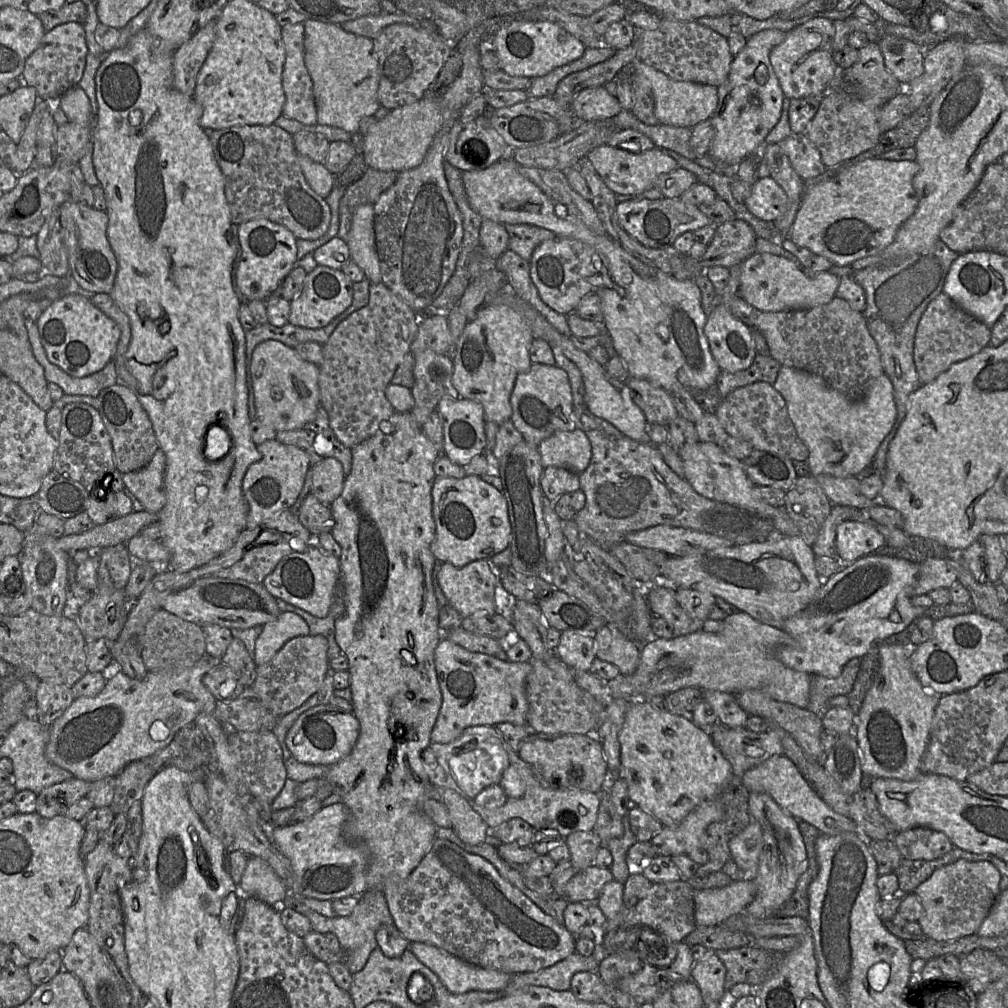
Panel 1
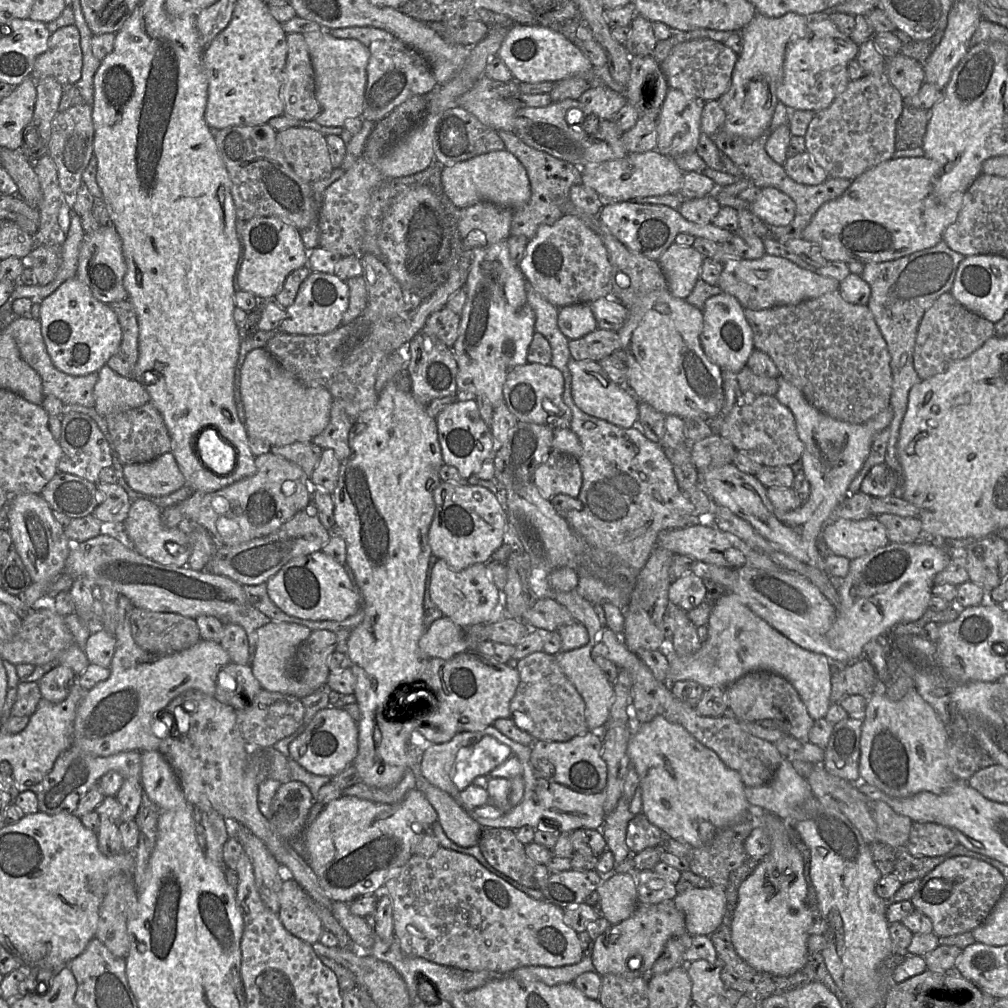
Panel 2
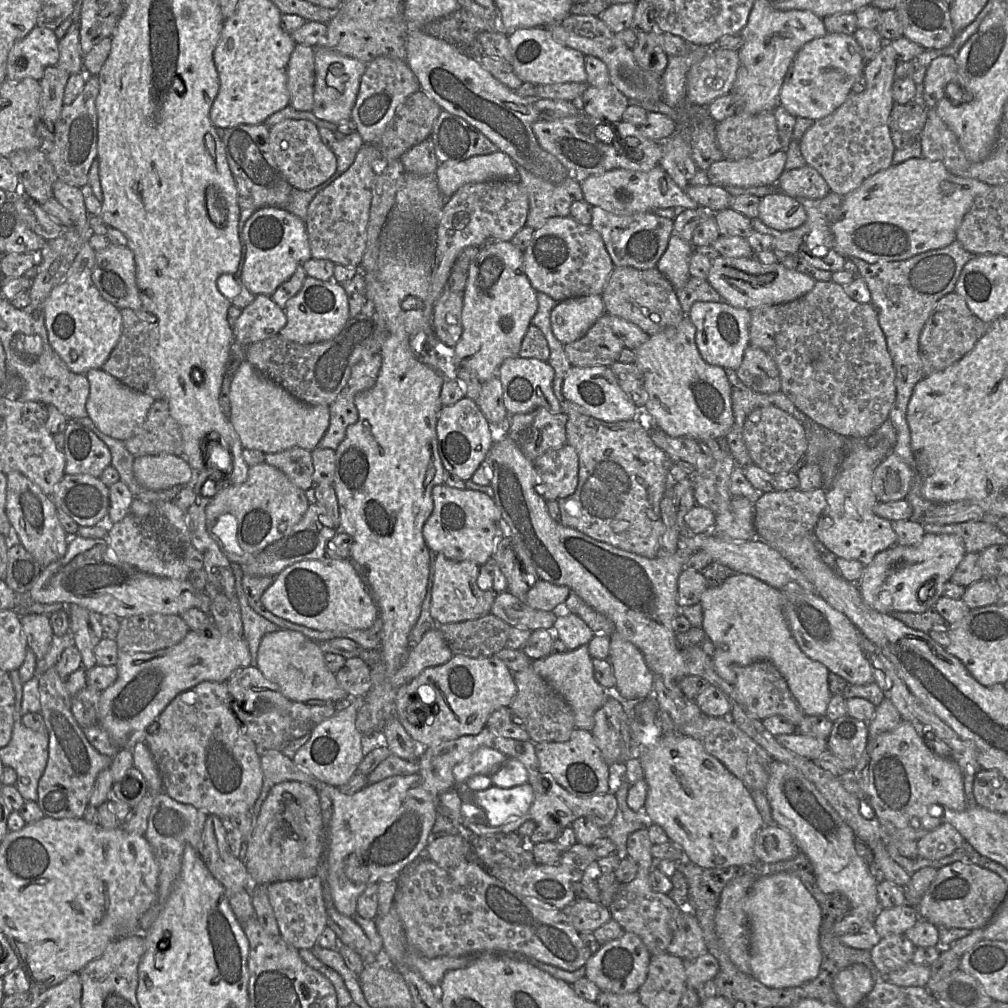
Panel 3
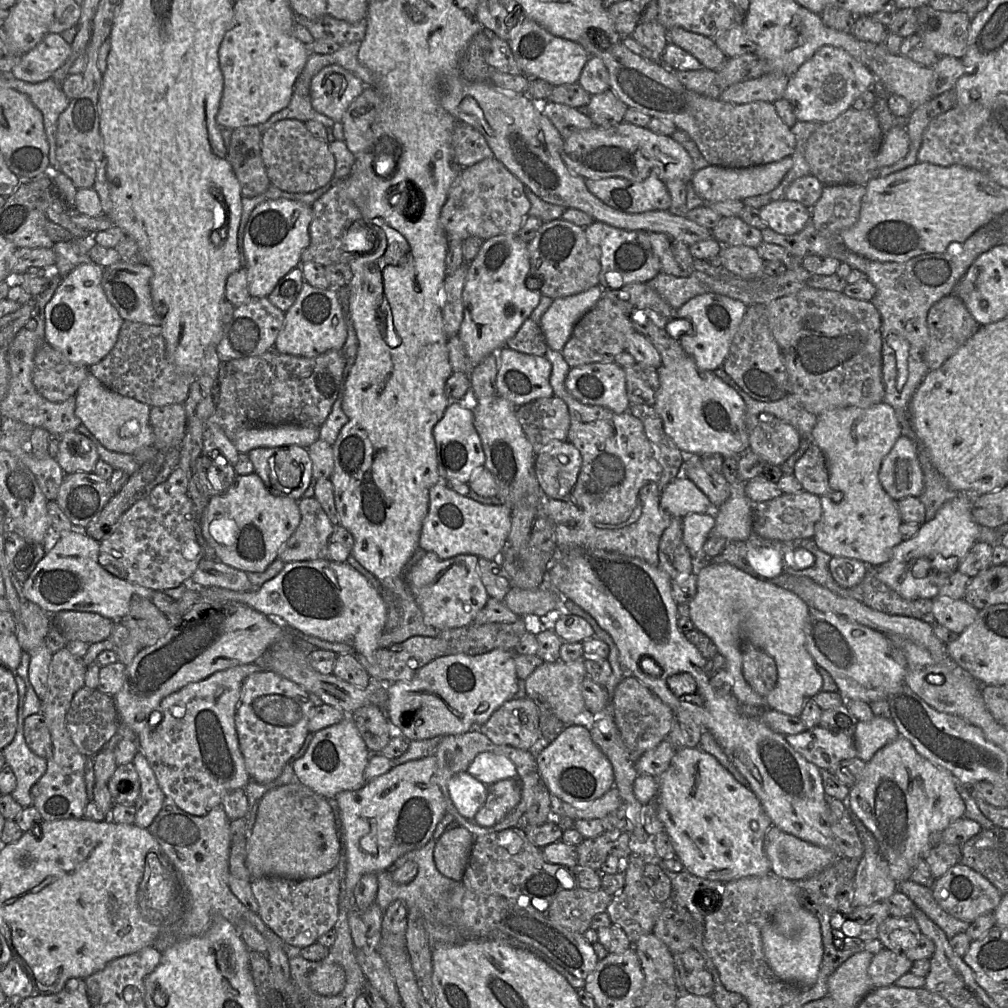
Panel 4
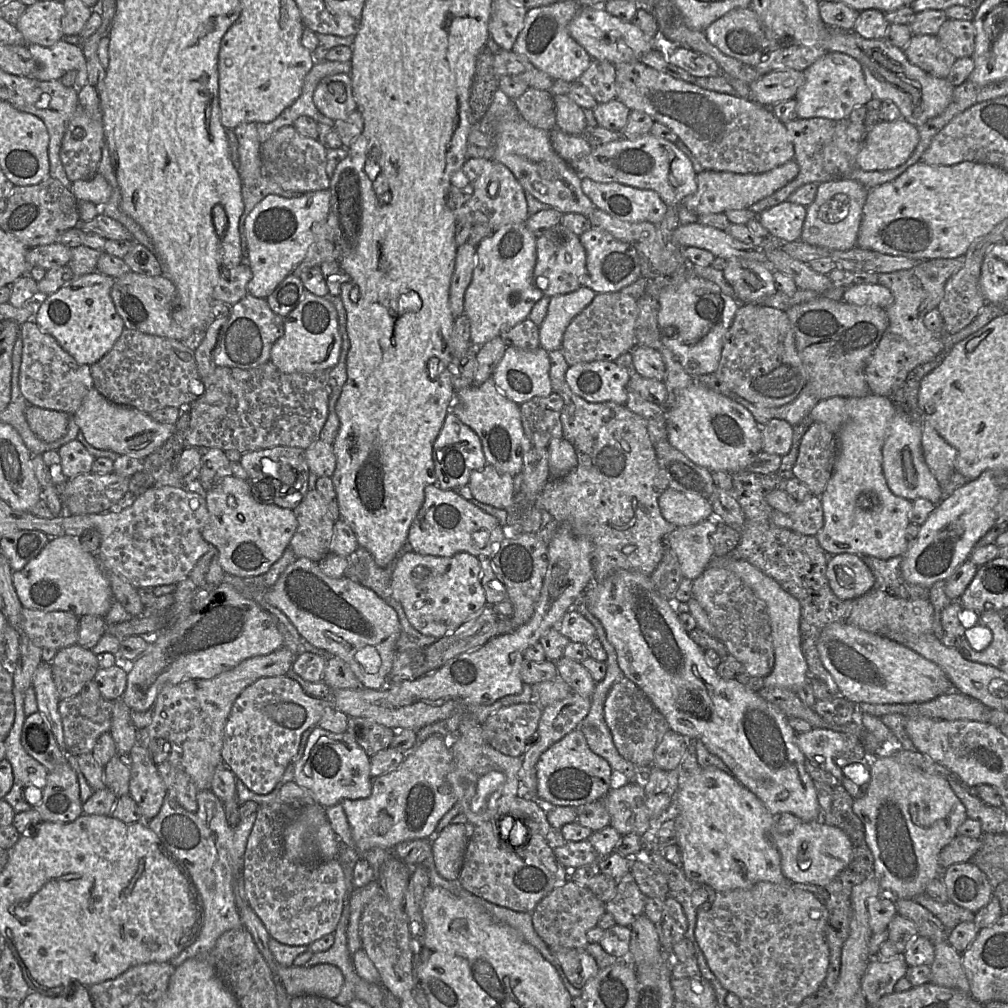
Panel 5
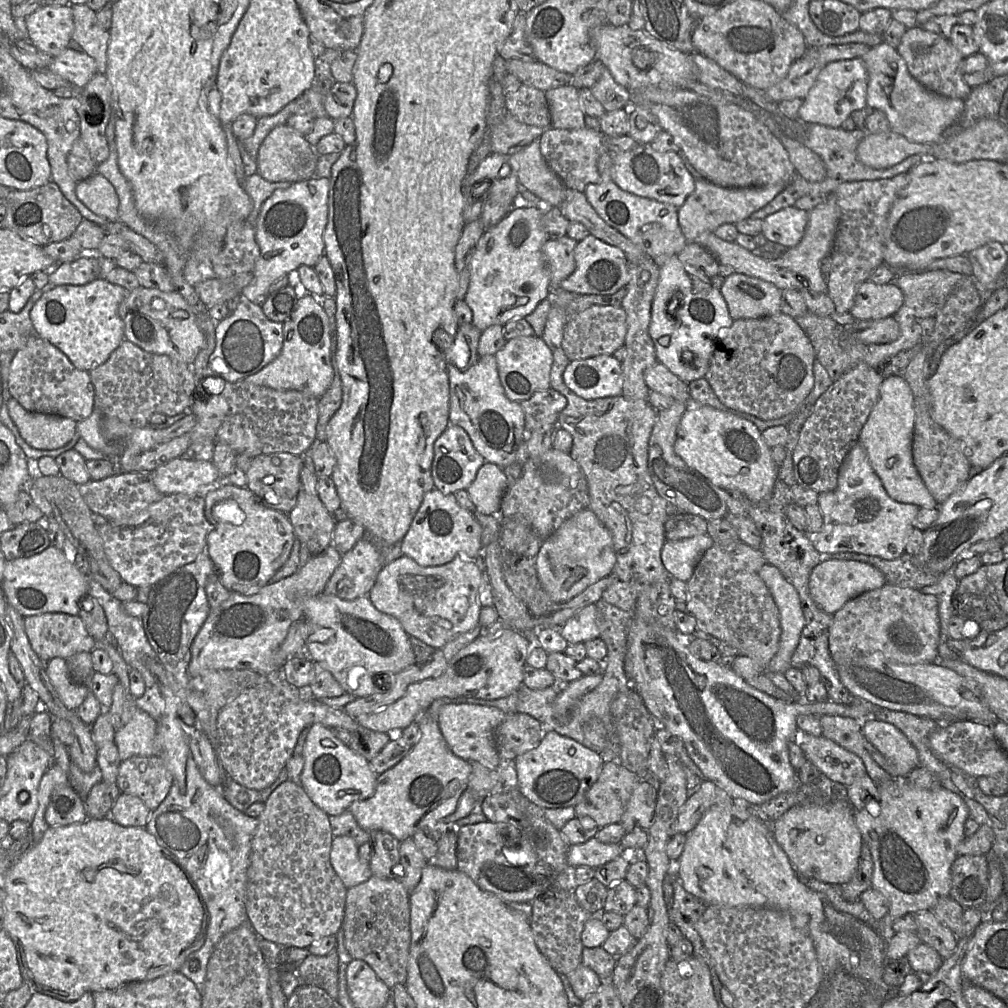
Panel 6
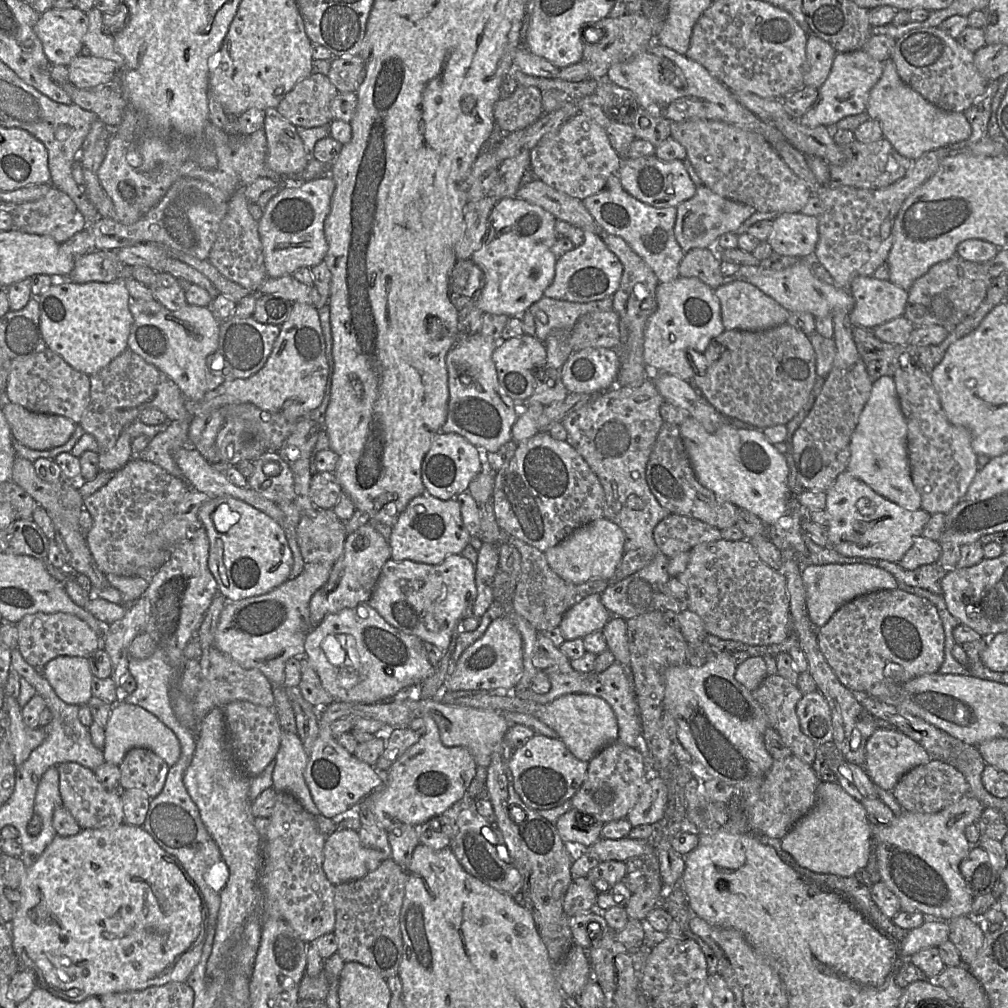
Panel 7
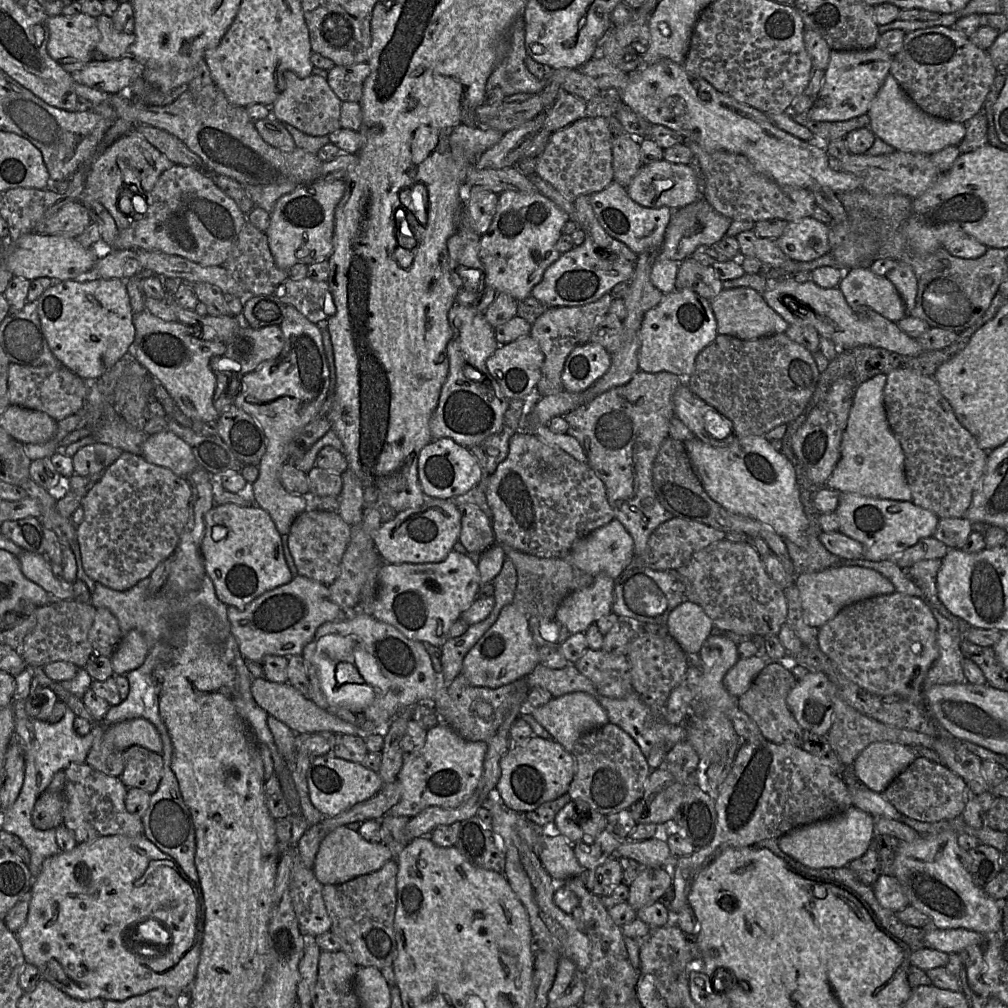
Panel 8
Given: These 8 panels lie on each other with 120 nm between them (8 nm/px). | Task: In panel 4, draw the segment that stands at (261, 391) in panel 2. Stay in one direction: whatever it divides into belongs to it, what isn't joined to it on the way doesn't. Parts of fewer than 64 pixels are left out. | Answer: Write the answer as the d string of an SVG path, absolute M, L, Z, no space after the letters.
M285 423L277 426L244 427L234 435L233 445L242 454L256 448L296 445L308 449L320 437L320 427Z

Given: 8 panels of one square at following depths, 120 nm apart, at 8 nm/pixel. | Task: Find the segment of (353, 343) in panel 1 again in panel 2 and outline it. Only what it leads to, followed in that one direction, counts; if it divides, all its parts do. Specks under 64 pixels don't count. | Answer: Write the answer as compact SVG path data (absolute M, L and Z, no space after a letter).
M364 253L360 257L360 262L368 294L362 316L373 322L373 325L369 328L368 338L353 350L326 387L333 399L343 402L347 415L354 422L362 412L377 404L378 393L375 390L377 372L383 365L384 359L392 353L391 343L392 334L396 334L395 324L404 322L410 312L407 311L400 284L390 274L383 261L371 253Z

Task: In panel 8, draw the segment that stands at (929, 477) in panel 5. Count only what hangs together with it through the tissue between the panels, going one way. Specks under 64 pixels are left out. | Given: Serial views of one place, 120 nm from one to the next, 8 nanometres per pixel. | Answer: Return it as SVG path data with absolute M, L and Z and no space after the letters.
M878 374L856 389L842 436L841 456L824 487L871 498L912 501L905 475L905 454L889 426L884 407L886 380L885 374Z

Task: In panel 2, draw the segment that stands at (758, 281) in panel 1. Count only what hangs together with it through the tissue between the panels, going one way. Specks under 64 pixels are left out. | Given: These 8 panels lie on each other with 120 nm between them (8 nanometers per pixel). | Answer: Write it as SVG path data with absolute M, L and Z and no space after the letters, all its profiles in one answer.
M765 254L755 260L730 259L723 263L718 287L734 296L743 309L763 310L776 306L794 305L808 299L818 298L839 289L839 281L802 269L791 261Z

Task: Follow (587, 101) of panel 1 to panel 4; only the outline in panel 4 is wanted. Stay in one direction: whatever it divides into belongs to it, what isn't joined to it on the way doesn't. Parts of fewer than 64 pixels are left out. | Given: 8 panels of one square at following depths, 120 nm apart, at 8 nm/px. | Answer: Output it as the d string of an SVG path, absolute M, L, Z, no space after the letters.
M611 88L603 93L591 95L586 107L595 126L603 128L614 127L623 122L628 109Z

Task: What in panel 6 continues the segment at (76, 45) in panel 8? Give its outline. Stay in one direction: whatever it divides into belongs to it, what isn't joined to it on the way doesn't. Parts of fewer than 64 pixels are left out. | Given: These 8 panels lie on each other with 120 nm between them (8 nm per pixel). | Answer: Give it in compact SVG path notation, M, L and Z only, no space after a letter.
M43 4L25 20L30 41L42 52L56 57L68 47L74 30L72 5Z

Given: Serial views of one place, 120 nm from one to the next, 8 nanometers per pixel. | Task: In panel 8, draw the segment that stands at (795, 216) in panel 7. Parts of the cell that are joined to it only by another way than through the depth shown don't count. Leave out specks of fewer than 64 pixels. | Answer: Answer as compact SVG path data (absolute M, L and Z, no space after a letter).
M813 216L790 221L776 243L792 260L818 259L830 252L829 225Z

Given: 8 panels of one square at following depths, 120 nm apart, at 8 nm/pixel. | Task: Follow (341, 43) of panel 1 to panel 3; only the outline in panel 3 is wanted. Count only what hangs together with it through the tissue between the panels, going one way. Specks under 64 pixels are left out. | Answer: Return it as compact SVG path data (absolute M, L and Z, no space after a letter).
M323 46L314 48L315 83L312 113L321 120L339 124L351 120L366 64Z

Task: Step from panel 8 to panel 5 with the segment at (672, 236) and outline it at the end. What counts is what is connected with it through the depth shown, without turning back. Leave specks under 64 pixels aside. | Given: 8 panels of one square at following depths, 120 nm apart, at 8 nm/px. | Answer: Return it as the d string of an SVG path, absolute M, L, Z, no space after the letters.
M794 159L767 172L755 174L703 170L697 175L696 192L684 198L683 205L698 216L748 208L787 185L798 175L798 172L799 166Z

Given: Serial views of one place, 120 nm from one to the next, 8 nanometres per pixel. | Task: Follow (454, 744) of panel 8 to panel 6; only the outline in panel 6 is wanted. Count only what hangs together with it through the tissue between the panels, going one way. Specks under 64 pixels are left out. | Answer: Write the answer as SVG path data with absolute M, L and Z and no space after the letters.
M437 699L421 714L419 726L422 737L399 763L378 775L373 796L350 805L349 811L365 831L384 831L401 842L409 837L413 838L420 828L438 828L443 819L455 811L460 797L468 788L472 766L469 761L452 752L441 733L437 713L443 704L442 699Z

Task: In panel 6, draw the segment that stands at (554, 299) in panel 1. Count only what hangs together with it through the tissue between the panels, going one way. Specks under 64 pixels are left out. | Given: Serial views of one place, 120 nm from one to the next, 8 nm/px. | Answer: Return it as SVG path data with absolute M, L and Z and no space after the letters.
M564 235L549 238L542 246L542 252L550 270L550 291L560 289L563 280L575 270L574 250L578 241Z

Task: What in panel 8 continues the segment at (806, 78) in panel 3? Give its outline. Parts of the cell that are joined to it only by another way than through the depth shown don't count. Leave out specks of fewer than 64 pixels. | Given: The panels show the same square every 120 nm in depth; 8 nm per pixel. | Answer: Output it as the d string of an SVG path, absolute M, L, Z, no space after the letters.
M877 47L870 50L832 51L818 99L806 113L807 116L817 121L846 121L867 113L890 74L893 58Z

